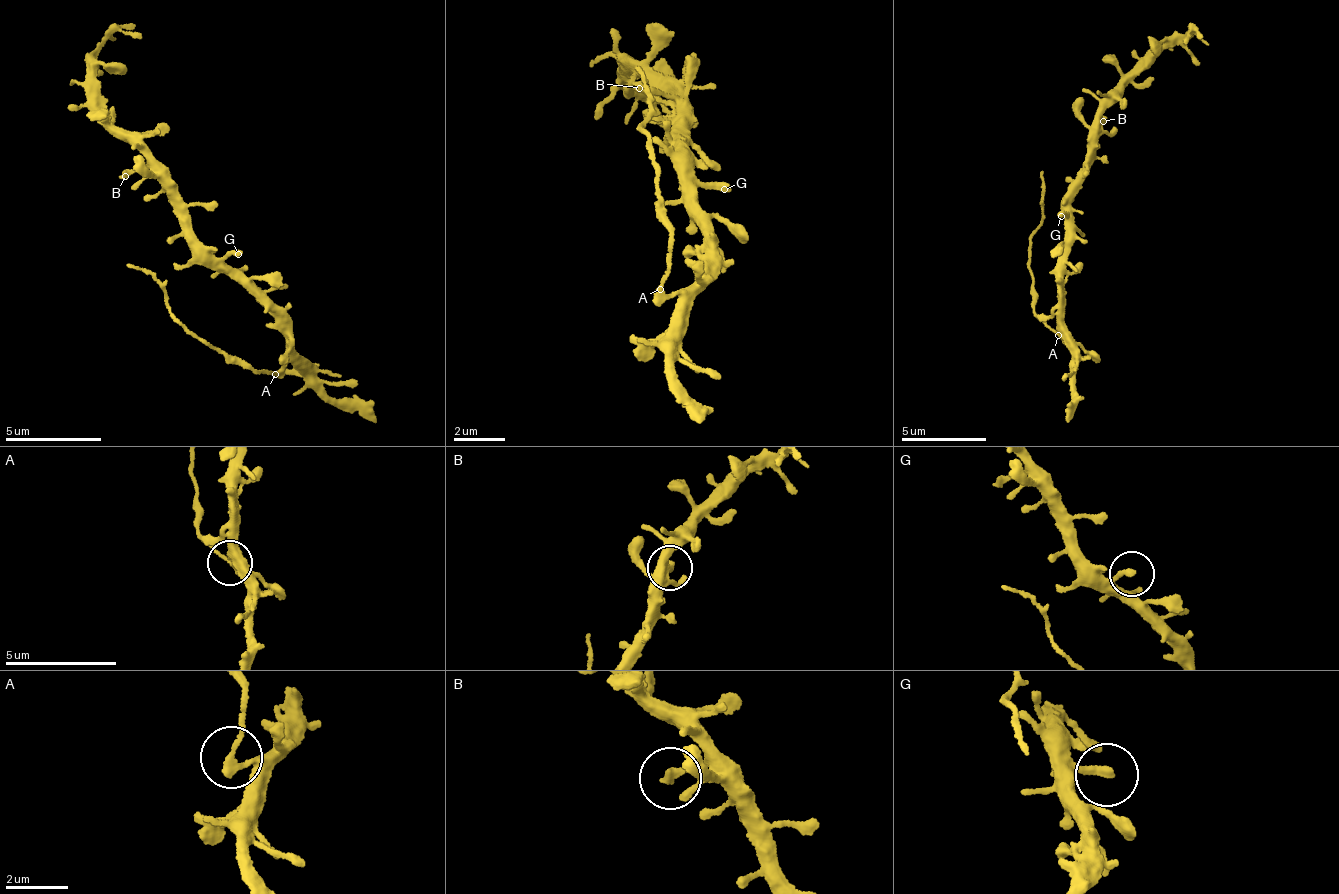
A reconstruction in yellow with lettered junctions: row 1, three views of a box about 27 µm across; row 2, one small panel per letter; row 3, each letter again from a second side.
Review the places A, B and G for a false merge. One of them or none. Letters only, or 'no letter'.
A

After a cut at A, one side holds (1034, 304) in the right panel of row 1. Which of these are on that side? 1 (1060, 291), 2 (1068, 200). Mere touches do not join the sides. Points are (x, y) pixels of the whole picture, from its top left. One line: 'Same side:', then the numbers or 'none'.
Same side: none

